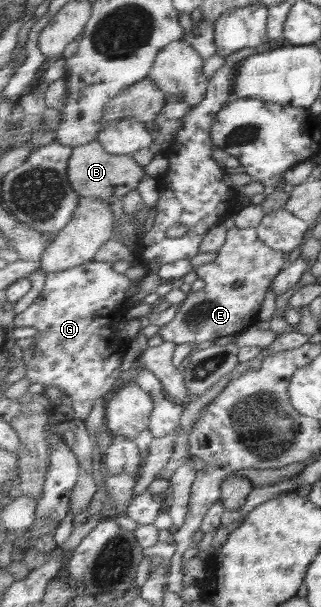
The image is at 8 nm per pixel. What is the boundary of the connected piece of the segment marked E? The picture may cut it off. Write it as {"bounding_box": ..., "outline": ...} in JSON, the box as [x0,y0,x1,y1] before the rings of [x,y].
{"bounding_box":[158,226,296,346],"outline":[[[236,226],[229,232],[226,244],[218,252],[218,258],[214,262],[196,269],[190,259],[162,265],[159,276],[163,281],[180,279],[196,272],[206,282],[206,287],[190,293],[179,306],[175,319],[163,326],[158,334],[164,341],[176,345],[196,346],[203,342],[214,342],[224,336],[238,336],[251,329],[261,318],[260,312],[275,279],[293,263],[296,255],[268,246],[259,237],[257,228]]]}

